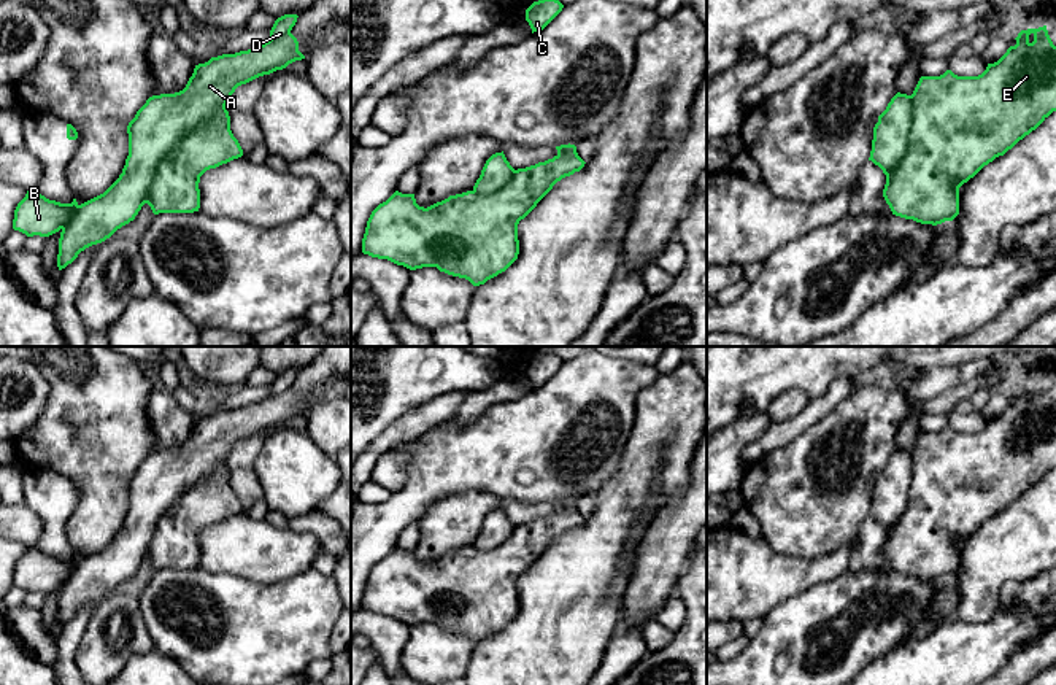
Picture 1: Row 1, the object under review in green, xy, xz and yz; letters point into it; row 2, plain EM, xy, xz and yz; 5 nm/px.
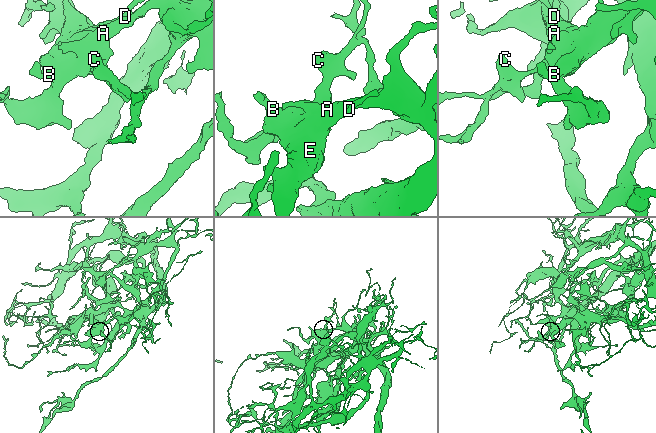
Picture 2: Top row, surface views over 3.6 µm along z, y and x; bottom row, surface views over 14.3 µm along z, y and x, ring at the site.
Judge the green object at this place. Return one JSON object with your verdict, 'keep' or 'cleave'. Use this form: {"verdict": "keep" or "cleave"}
{"verdict": "cleave"}

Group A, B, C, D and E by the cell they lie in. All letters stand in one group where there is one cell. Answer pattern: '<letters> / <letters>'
A / B C D E

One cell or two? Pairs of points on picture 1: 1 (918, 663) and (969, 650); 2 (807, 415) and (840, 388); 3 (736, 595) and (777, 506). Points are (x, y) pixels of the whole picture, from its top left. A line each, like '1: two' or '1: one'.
1: one
2: one
3: two

